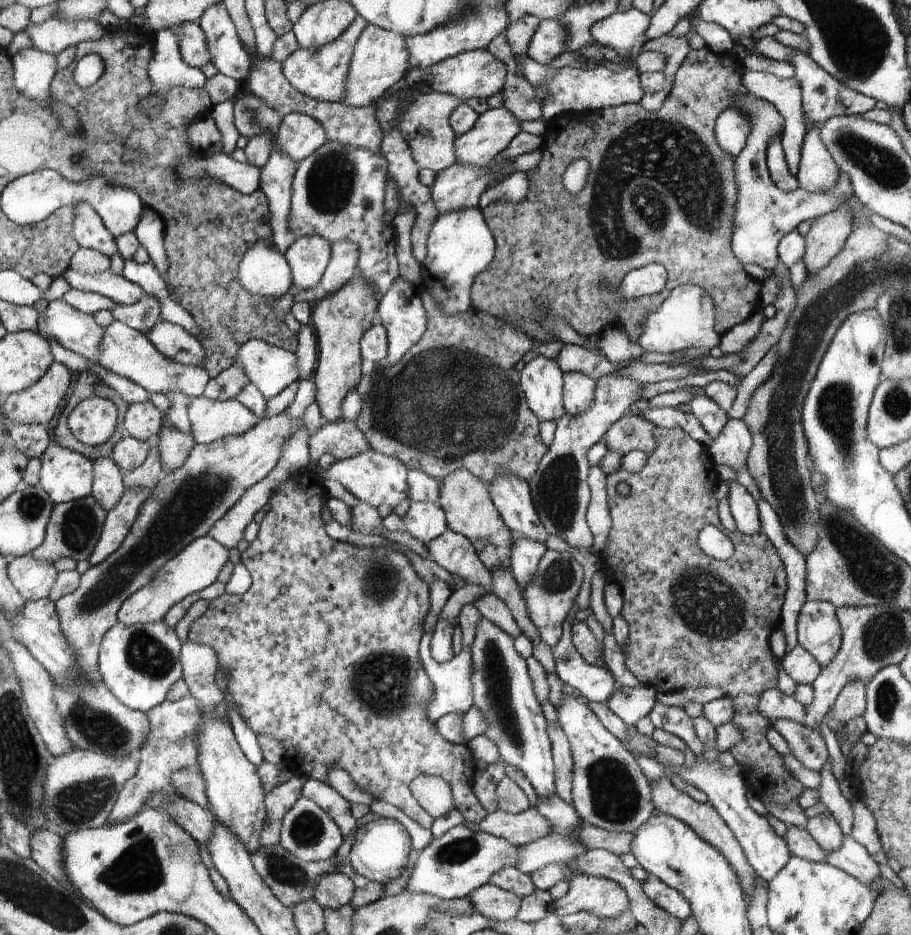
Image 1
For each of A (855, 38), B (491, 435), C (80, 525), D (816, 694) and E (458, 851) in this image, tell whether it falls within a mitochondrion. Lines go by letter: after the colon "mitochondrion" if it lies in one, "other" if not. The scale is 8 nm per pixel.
A: mitochondrion
B: mitochondrion
C: mitochondrion
D: other
E: mitochondrion

